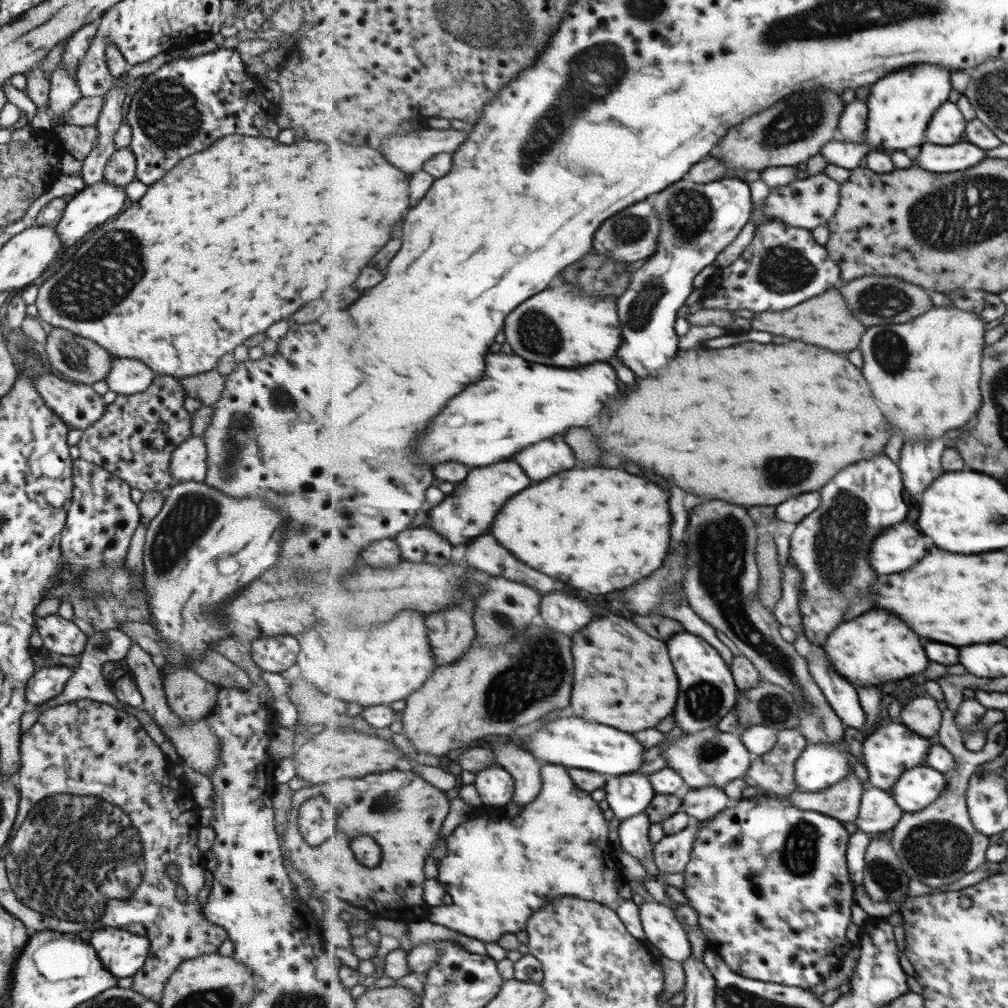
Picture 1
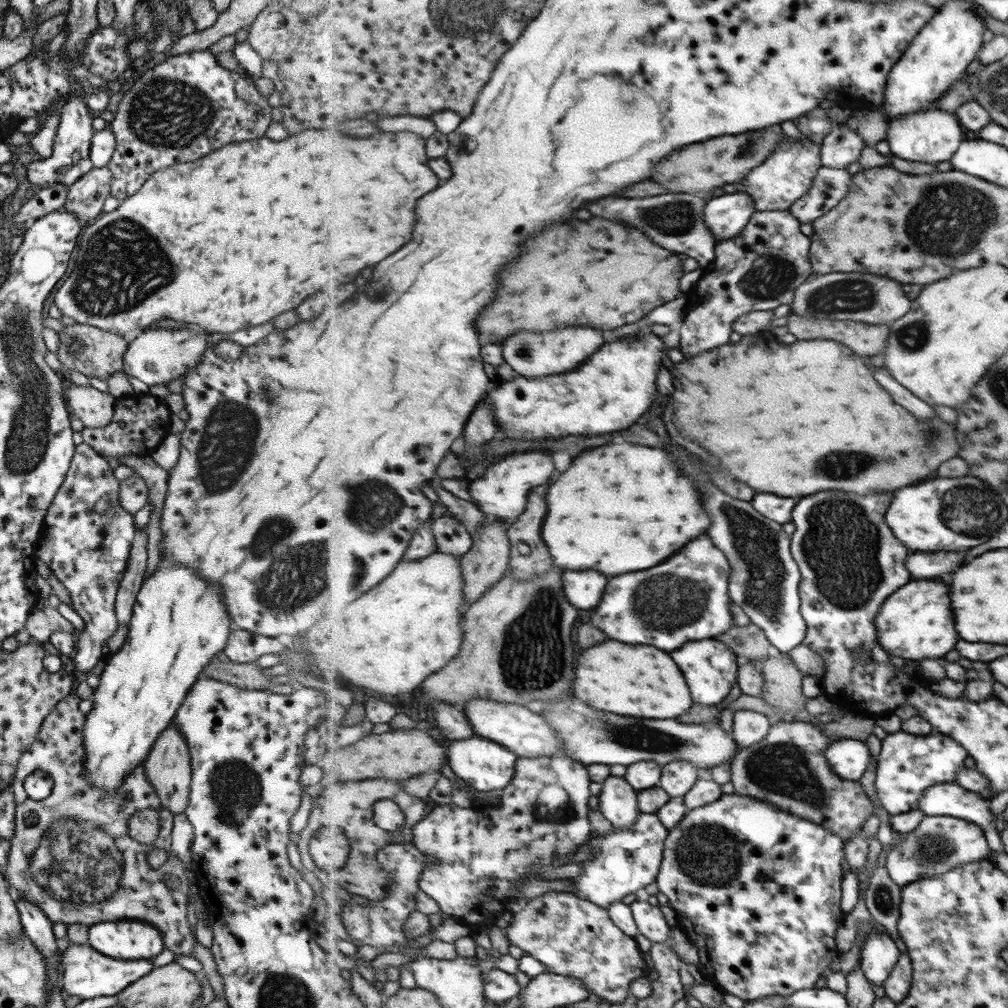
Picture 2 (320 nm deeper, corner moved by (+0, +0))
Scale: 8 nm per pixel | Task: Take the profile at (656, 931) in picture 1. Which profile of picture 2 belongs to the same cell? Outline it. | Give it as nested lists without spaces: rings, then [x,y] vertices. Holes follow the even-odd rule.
[[[635,900],[630,907],[640,933],[651,942],[665,943],[665,940],[669,938],[670,926],[659,905],[653,906],[647,901]]]

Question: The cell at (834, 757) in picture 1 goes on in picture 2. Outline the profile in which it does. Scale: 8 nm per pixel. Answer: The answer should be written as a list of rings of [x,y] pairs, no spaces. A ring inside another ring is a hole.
[[[851,738],[837,739],[831,742],[825,757],[827,764],[833,768],[839,778],[858,781],[869,768],[871,748],[865,741]]]

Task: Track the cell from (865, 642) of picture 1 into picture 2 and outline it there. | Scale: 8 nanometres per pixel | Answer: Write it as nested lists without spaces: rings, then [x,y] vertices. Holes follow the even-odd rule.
[[[915,580],[903,586],[885,601],[876,618],[878,641],[891,657],[920,661],[943,658],[955,650],[959,632],[955,628],[955,612],[951,606],[951,586],[935,580]]]

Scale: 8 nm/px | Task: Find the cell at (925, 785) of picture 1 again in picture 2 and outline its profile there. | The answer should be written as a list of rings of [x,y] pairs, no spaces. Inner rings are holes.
[[[957,783],[937,784],[928,788],[919,801],[919,810],[926,816],[955,817],[983,827],[992,851],[1003,850],[1001,839],[991,817],[989,799],[963,788]]]

